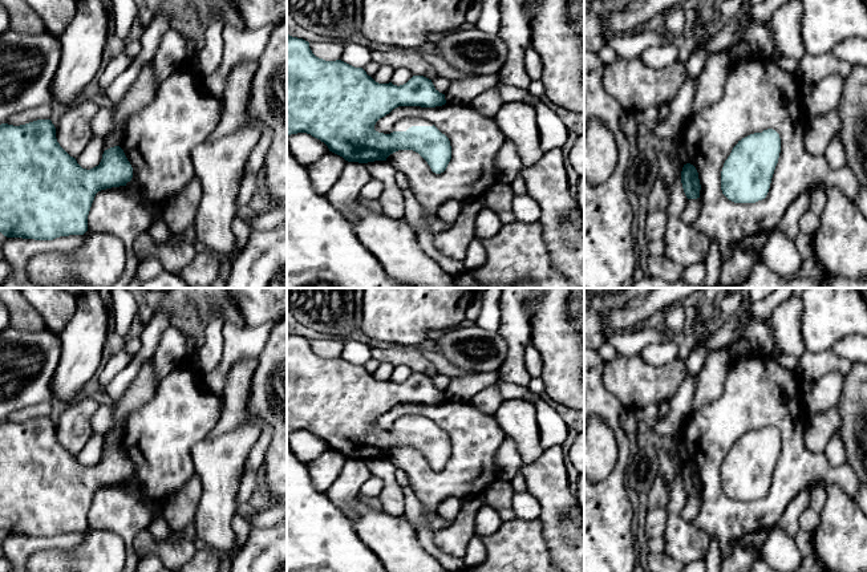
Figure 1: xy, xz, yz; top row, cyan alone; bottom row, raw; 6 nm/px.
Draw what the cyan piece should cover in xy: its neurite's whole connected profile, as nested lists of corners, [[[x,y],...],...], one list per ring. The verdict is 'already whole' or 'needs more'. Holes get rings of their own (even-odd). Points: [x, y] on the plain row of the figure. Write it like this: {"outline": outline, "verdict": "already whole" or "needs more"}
{"outline": [[[37,417],[25,422],[0,422],[0,530],[7,535],[53,537],[60,534],[84,532],[88,512],[98,488],[126,483],[133,475],[133,465],[119,443],[104,449],[98,463],[82,466],[57,439],[50,417]]], "verdict": "already whole"}

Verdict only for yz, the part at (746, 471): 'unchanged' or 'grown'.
unchanged

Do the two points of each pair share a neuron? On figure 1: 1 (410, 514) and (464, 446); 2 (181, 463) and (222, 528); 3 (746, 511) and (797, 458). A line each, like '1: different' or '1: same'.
1: different
2: different
3: same

